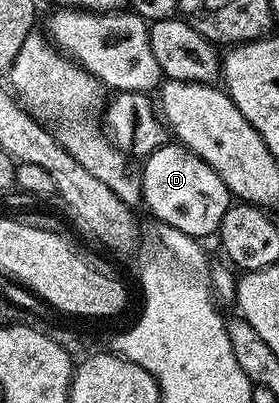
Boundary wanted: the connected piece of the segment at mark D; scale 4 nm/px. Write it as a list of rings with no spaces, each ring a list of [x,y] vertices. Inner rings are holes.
[[[167,142],[164,146],[160,146],[160,150],[145,157],[141,164],[142,204],[159,220],[159,225],[175,228],[195,238],[213,237],[217,233],[224,214],[230,209],[232,197],[230,191],[224,186],[220,174],[216,174],[216,170],[212,170],[208,162],[201,160],[196,153],[189,152],[183,144]]]

